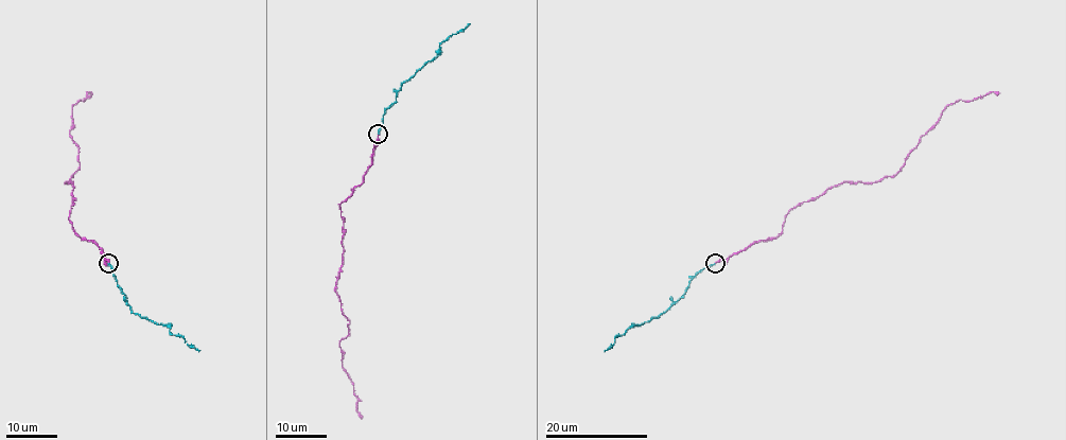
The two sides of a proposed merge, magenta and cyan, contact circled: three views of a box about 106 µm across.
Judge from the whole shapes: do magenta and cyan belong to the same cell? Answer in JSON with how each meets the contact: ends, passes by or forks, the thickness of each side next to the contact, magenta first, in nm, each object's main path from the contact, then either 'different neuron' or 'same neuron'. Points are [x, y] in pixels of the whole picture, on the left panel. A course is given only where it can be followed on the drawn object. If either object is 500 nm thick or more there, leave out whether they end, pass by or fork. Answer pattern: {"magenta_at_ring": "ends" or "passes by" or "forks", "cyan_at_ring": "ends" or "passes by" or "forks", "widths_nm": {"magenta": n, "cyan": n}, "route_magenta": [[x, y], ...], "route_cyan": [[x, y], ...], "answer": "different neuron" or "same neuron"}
{"magenta_at_ring": "ends", "cyan_at_ring": "ends", "widths_nm": {"magenta": 170, "cyan": 240}, "route_magenta": [[108, 263], [68, 217], [73, 189], [66, 182], [80, 164], [69, 135], [72, 106], [91, 93]], "route_cyan": [[108, 263], [134, 313], [167, 326], [173, 335], [180, 336], [189, 345], [199, 350]], "answer": "same neuron"}

